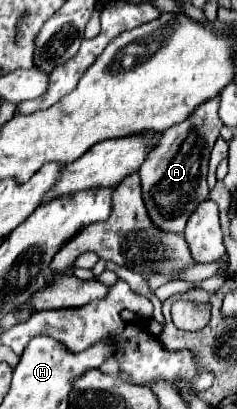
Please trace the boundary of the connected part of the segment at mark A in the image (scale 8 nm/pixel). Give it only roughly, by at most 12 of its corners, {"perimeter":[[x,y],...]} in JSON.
{"perimeter":[[219,97],[167,129],[139,169],[149,219],[183,233],[209,197]]}

